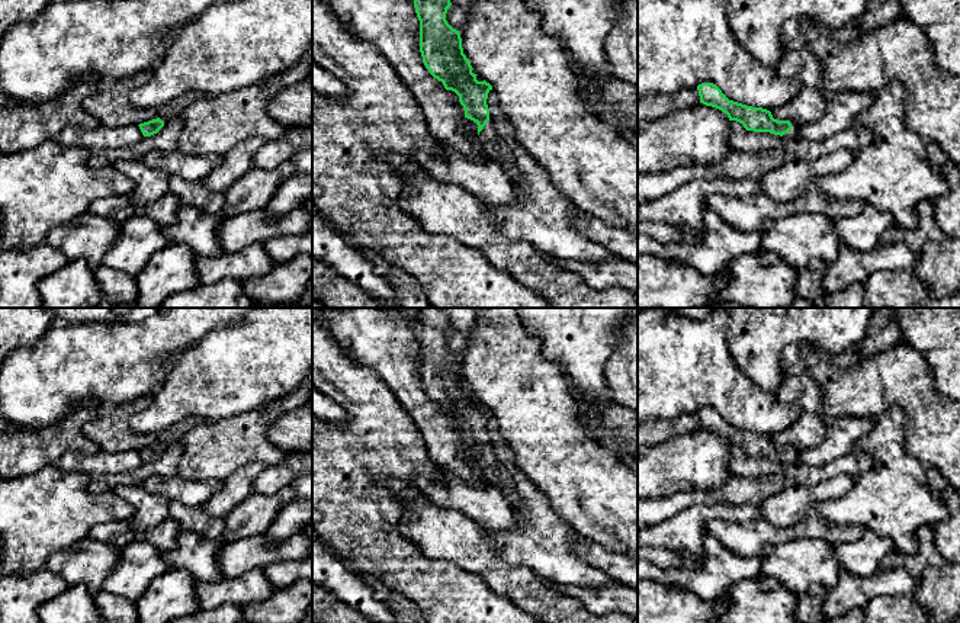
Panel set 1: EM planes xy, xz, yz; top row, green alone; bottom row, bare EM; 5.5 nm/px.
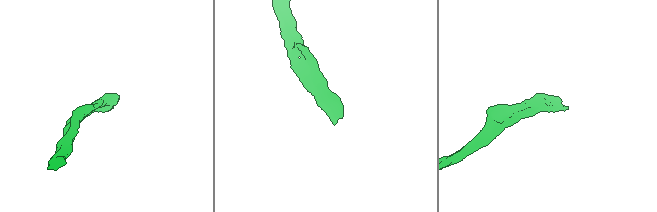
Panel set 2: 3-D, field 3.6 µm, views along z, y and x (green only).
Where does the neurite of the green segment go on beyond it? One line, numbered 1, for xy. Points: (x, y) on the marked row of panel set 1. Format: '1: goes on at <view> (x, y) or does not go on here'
1: does not go on here

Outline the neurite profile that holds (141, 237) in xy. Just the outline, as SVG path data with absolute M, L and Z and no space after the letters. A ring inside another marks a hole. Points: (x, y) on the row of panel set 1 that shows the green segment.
M134 215L121 224L119 237L103 256L102 266L137 277L150 258L168 244L163 227L150 215Z

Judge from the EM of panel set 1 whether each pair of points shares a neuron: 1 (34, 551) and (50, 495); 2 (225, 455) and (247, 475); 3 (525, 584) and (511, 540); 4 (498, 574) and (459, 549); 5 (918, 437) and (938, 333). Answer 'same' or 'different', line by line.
1: same
2: different
3: different
4: same
5: different

